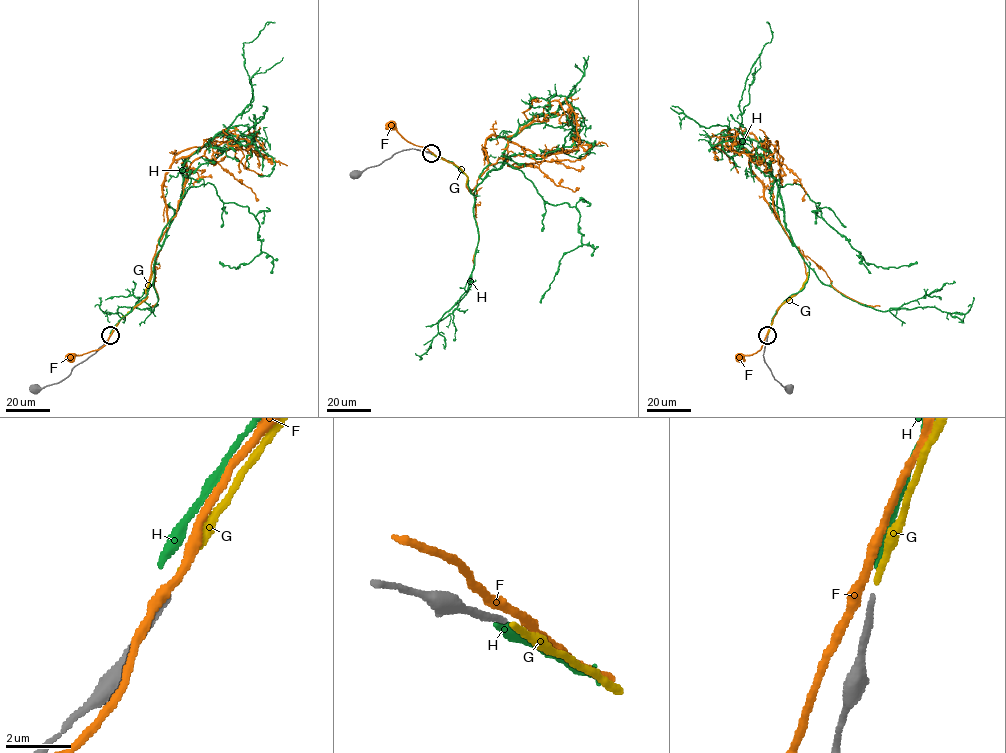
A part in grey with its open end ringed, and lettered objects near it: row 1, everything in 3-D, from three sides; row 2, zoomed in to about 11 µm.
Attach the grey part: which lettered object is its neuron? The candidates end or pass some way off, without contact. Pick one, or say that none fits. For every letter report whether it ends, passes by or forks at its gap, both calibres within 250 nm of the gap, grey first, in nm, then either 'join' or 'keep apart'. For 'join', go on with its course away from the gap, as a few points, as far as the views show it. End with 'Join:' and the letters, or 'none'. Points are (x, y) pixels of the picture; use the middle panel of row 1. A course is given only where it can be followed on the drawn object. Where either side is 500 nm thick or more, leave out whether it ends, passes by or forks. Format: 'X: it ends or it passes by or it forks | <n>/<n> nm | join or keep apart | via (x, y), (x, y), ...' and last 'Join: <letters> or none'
F: it passes by | 160/320 nm | keep apart
G: it ends | 160/180 nm | join | via (431, 153), (459, 167), (467, 177), (465, 185), (473, 193)
H: it ends | 160/300 nm | keep apart
Join: G

